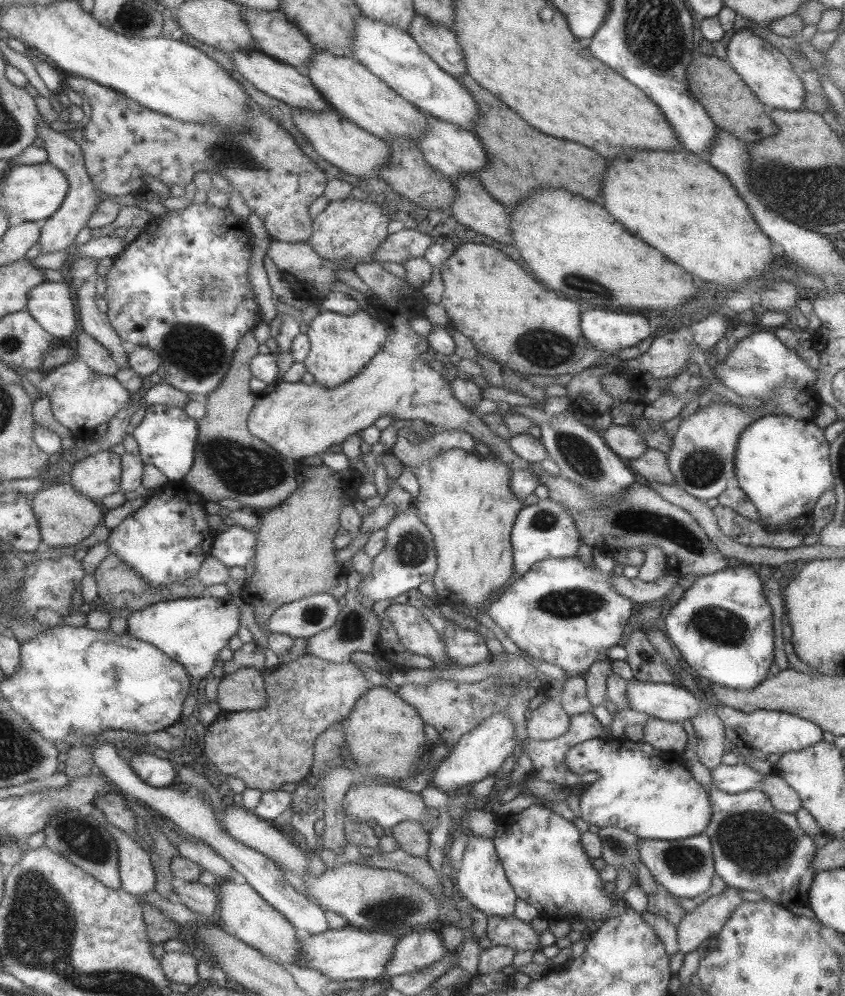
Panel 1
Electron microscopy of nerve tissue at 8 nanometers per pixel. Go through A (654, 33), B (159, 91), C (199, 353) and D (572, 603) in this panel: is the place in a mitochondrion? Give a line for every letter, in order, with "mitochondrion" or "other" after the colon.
A: mitochondrion
B: other
C: mitochondrion
D: mitochondrion

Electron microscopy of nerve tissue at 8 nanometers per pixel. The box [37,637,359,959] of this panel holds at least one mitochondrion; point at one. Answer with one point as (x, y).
(90, 843)

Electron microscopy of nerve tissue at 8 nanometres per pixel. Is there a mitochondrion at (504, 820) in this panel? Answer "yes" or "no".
no

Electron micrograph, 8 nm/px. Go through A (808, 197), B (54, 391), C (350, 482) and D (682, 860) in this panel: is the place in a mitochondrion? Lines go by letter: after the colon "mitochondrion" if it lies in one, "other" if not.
A: mitochondrion
B: other
C: other
D: mitochondrion

